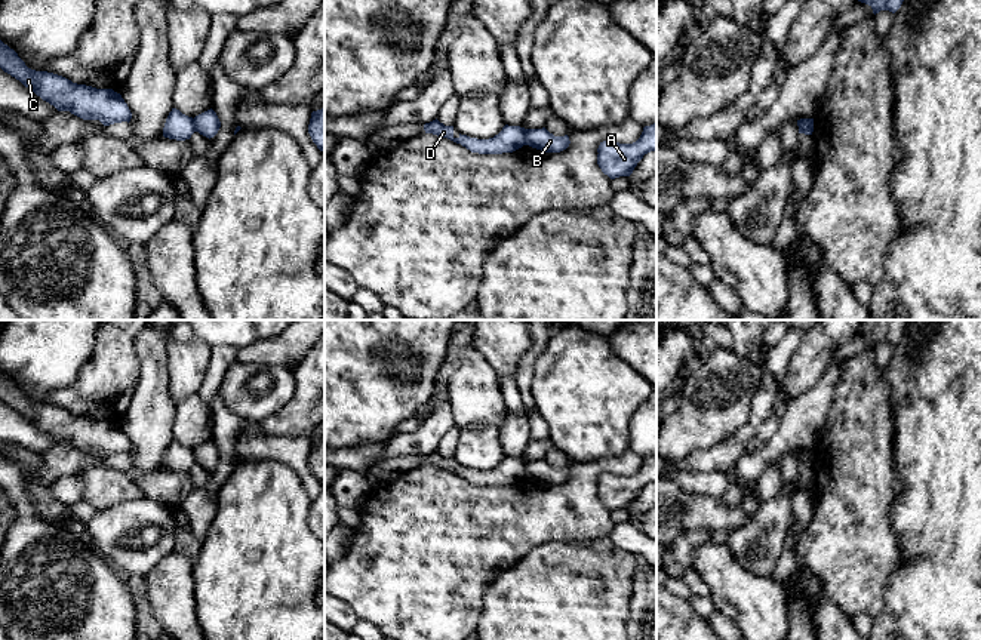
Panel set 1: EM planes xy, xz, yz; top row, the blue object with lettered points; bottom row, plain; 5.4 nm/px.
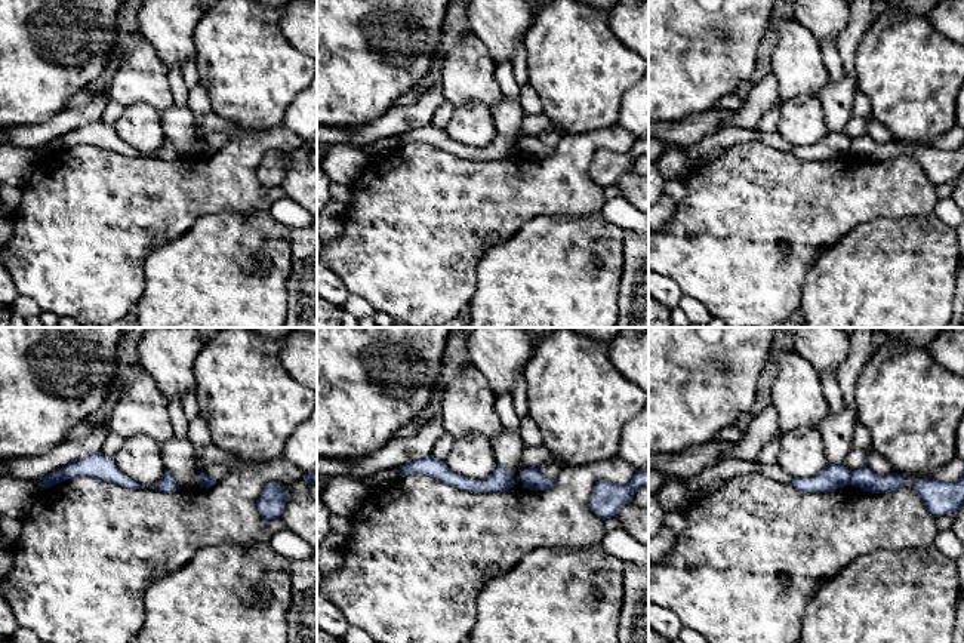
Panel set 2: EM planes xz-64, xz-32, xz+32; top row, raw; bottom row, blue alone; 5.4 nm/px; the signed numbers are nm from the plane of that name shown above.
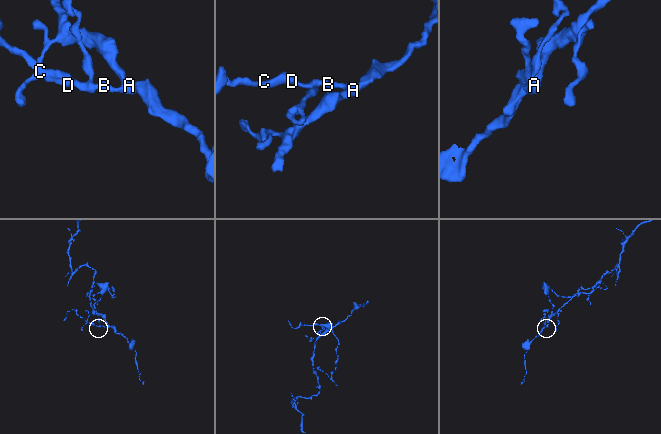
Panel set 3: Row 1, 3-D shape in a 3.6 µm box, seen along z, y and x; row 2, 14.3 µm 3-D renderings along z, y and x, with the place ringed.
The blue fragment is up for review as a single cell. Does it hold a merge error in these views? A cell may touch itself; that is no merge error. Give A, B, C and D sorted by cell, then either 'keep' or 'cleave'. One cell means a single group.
groups A B / C D; cleave

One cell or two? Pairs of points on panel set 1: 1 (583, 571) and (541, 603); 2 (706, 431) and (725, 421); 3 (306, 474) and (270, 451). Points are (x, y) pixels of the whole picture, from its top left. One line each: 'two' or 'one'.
1: one
2: one
3: one

